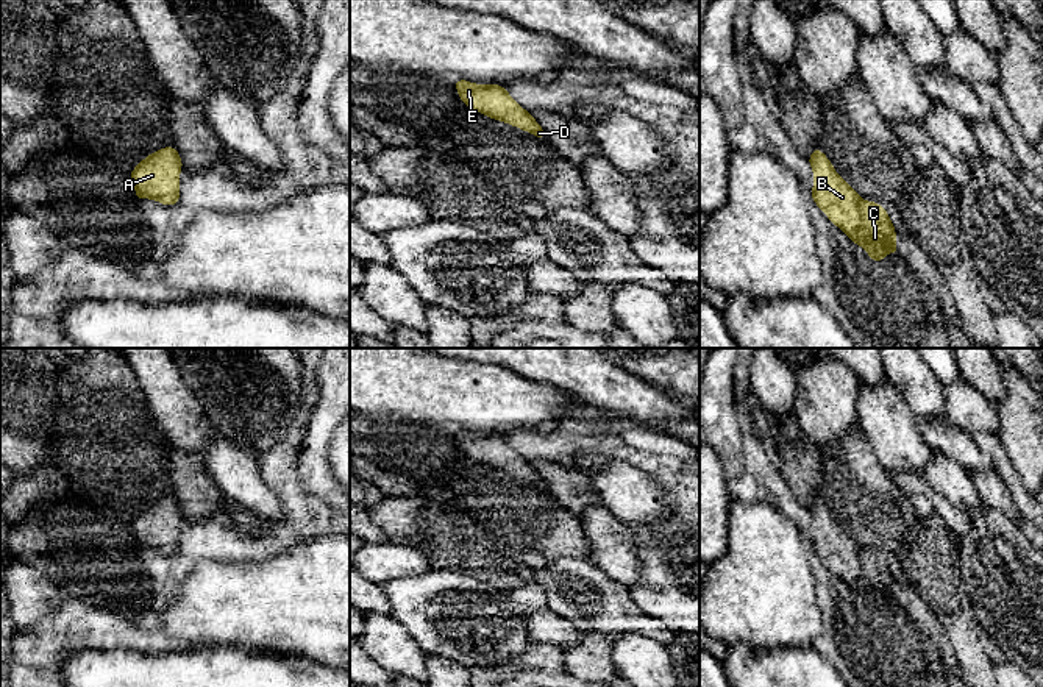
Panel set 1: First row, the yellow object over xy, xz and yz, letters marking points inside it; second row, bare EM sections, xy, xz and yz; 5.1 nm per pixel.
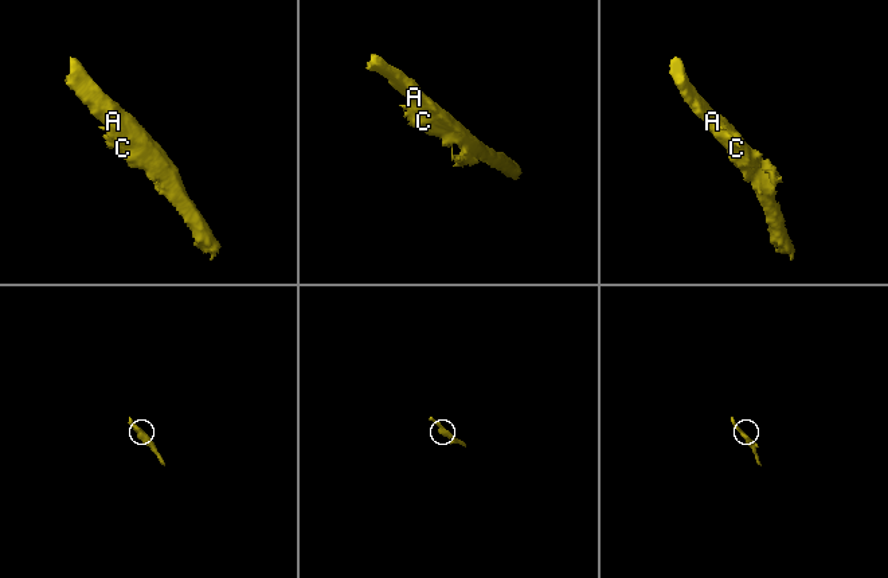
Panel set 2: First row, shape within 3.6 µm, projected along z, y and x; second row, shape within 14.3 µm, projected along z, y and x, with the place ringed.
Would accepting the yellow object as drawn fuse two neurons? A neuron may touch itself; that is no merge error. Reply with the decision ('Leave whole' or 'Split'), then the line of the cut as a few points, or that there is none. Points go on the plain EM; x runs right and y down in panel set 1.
Leave whole. No split

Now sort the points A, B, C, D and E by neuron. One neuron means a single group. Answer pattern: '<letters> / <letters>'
A B C D E

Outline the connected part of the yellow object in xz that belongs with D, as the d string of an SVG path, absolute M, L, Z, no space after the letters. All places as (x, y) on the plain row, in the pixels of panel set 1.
M454 429L457 445L464 454L490 468L518 476L523 481L534 482L536 489L546 489L546 482L536 468L514 451L504 436L475 434L465 429Z

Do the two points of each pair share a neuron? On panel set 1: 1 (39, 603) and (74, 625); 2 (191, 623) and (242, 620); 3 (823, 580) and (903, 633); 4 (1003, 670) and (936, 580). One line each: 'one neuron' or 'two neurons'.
1: two neurons
2: one neuron
3: one neuron
4: two neurons

